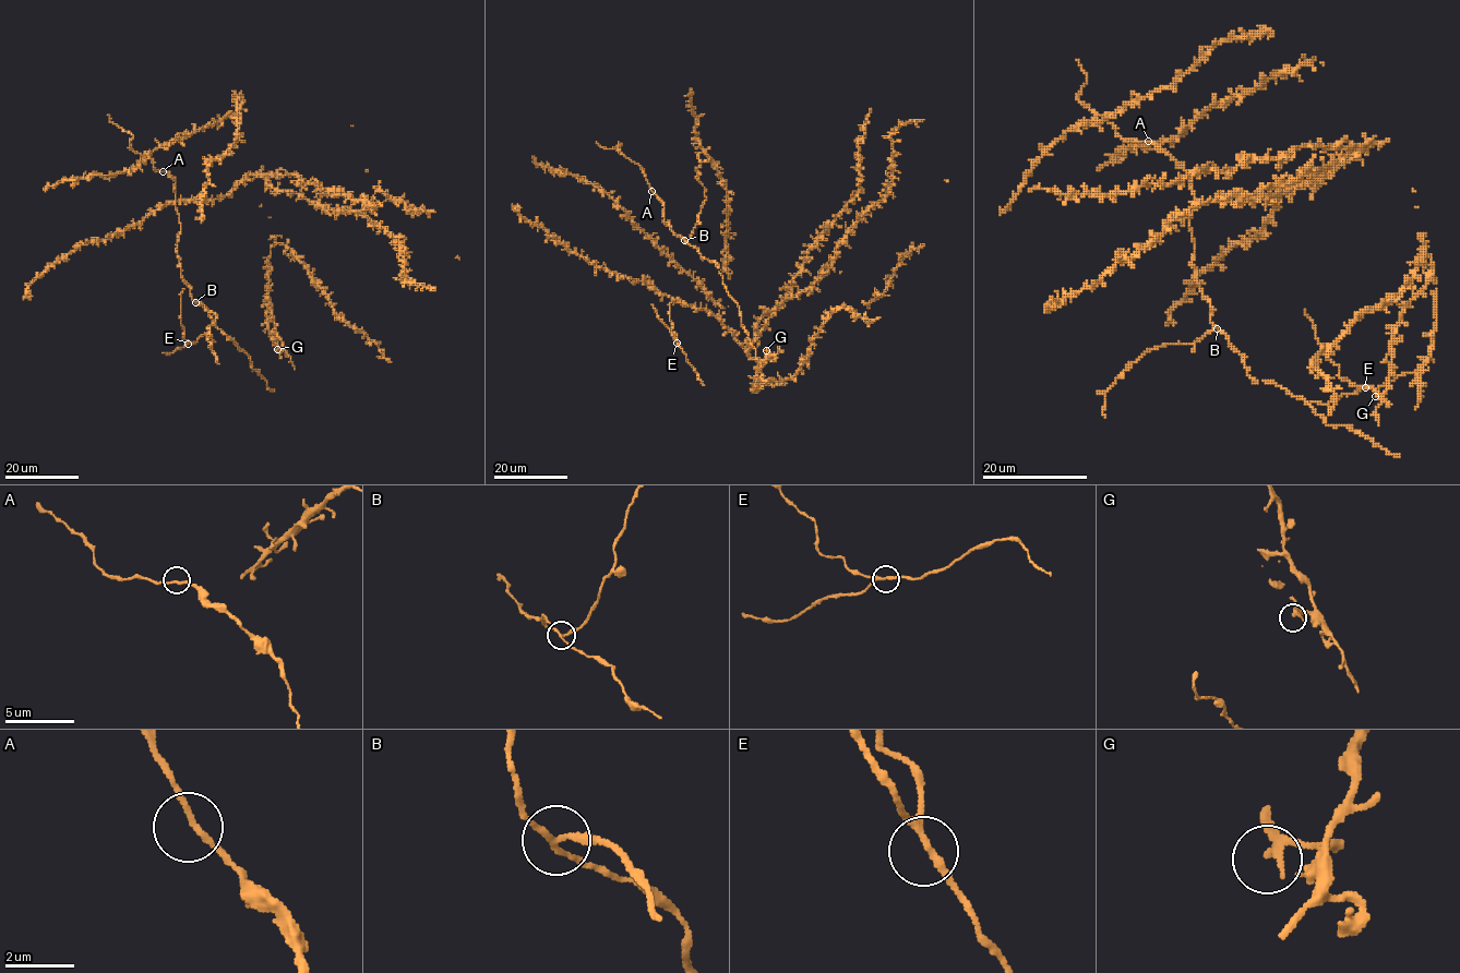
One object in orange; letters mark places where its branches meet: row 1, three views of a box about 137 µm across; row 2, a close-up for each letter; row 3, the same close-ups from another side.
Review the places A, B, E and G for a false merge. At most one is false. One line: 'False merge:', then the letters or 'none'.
False merge: B

